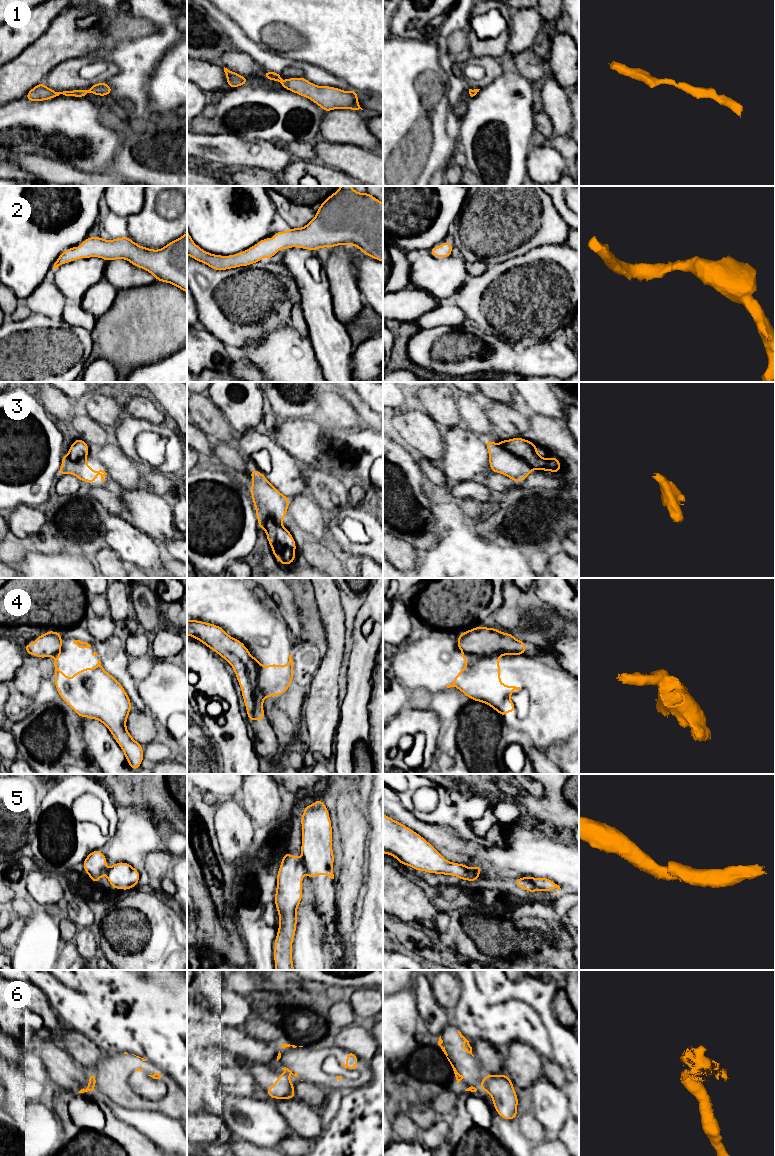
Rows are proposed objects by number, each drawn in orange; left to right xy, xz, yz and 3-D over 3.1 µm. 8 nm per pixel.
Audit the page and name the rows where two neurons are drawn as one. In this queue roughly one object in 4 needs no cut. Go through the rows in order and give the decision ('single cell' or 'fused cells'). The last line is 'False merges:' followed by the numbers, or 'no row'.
1: single cell
2: single cell
3: fused cells
4: fused cells
5: fused cells
6: fused cells
False merges: 3, 4, 5, 6

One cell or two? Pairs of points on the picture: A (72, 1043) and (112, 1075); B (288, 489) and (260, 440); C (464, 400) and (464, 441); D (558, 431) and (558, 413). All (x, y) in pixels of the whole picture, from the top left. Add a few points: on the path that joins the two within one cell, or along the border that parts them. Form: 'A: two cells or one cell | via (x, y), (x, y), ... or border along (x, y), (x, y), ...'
A: two cells | border along (101, 1060), (88, 1073)
B: one cell | via (286, 476), (280, 458), (273, 451)
C: two cells | border along (459, 425), (473, 432), (484, 441)
D: two cells | border along (536, 413), (547, 415), (557, 420)

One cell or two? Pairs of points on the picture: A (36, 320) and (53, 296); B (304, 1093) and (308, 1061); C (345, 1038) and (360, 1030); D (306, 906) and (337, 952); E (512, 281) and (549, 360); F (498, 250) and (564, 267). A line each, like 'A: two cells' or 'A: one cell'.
A: two cells
B: two cells
C: one cell
D: two cells
E: two cells
F: two cells

